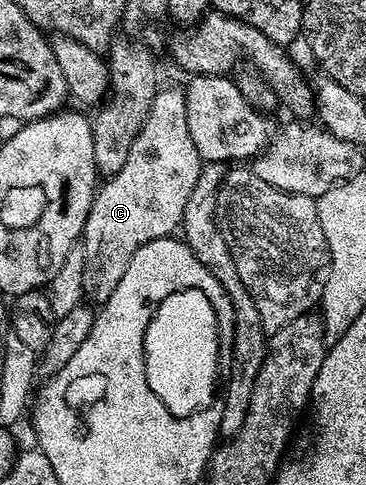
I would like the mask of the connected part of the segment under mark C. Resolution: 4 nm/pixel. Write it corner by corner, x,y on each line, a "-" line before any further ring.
178,86
157,90
154,101
146,113
146,121
140,132
130,145
130,153
122,165
99,184
92,208
86,217
86,225
82,236
84,252
84,268
82,269
82,285
84,294
93,304
102,305
114,293
118,281
122,281
122,273
126,273
126,265
130,265
130,257
155,239
167,239
172,231
184,222
184,210
190,201
190,193
194,193
194,185
198,182
202,160
198,149
194,149
194,137
190,137
190,125
186,121
186,101
184,92

